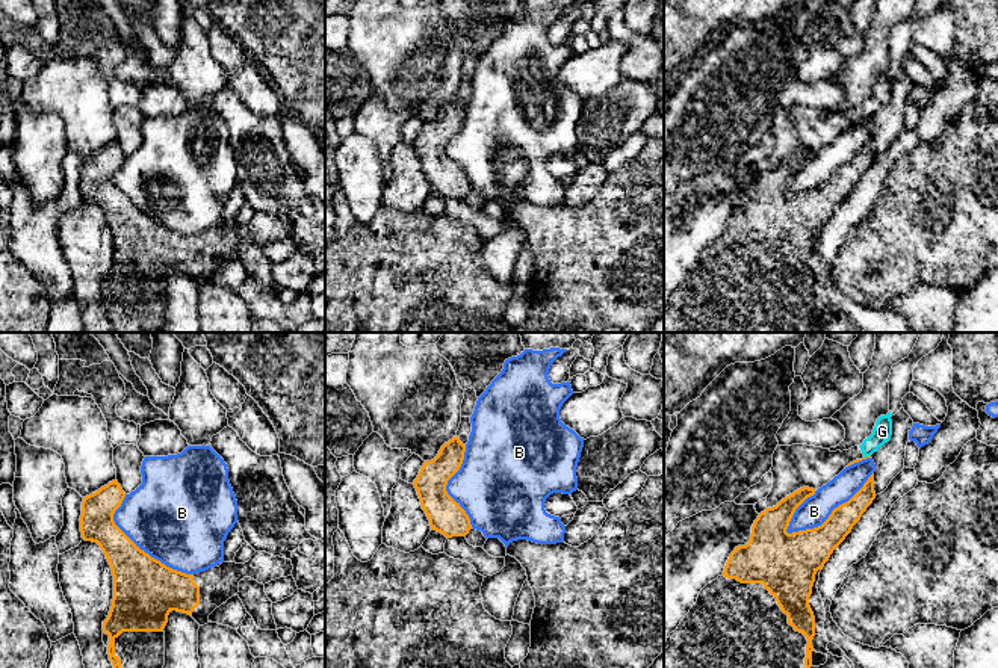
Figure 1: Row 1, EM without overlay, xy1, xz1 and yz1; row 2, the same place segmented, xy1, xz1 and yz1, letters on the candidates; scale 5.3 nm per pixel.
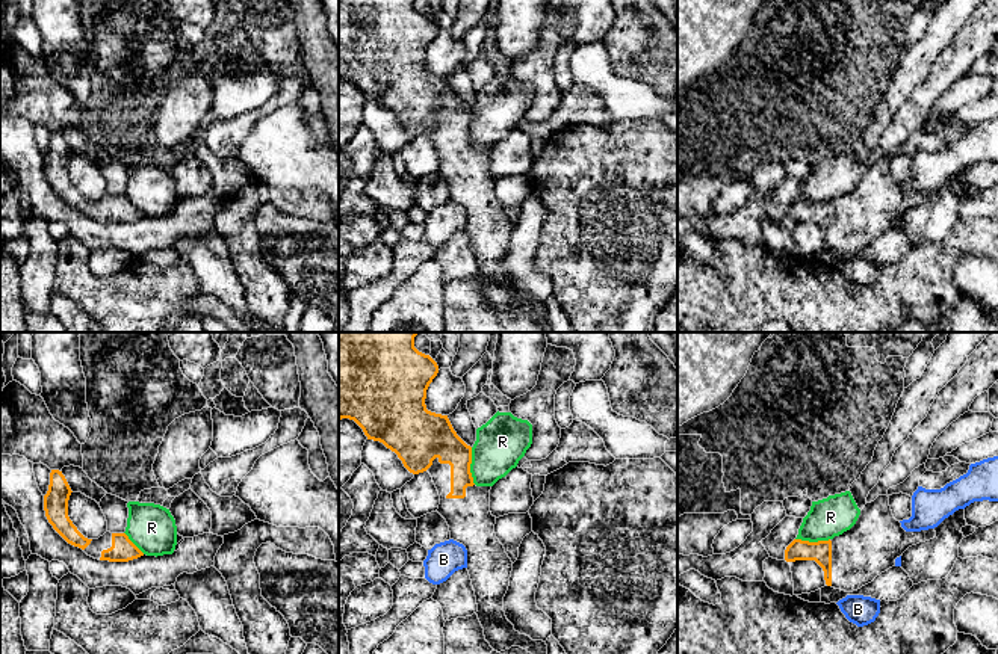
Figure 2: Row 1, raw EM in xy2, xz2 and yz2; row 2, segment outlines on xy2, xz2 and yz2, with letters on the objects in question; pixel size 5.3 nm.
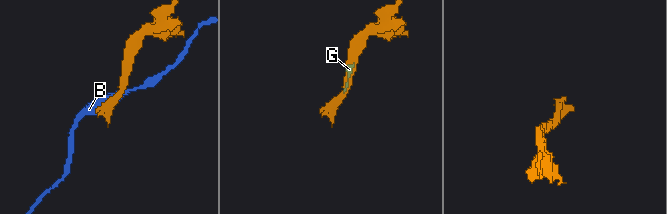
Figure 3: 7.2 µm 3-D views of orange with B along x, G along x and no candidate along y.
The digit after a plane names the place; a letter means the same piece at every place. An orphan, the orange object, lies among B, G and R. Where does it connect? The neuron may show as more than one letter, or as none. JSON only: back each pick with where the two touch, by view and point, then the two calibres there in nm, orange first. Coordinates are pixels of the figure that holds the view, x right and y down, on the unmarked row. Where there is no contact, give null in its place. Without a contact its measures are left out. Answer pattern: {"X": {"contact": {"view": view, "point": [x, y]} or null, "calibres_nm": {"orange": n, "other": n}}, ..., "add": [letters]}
{"add": []}

